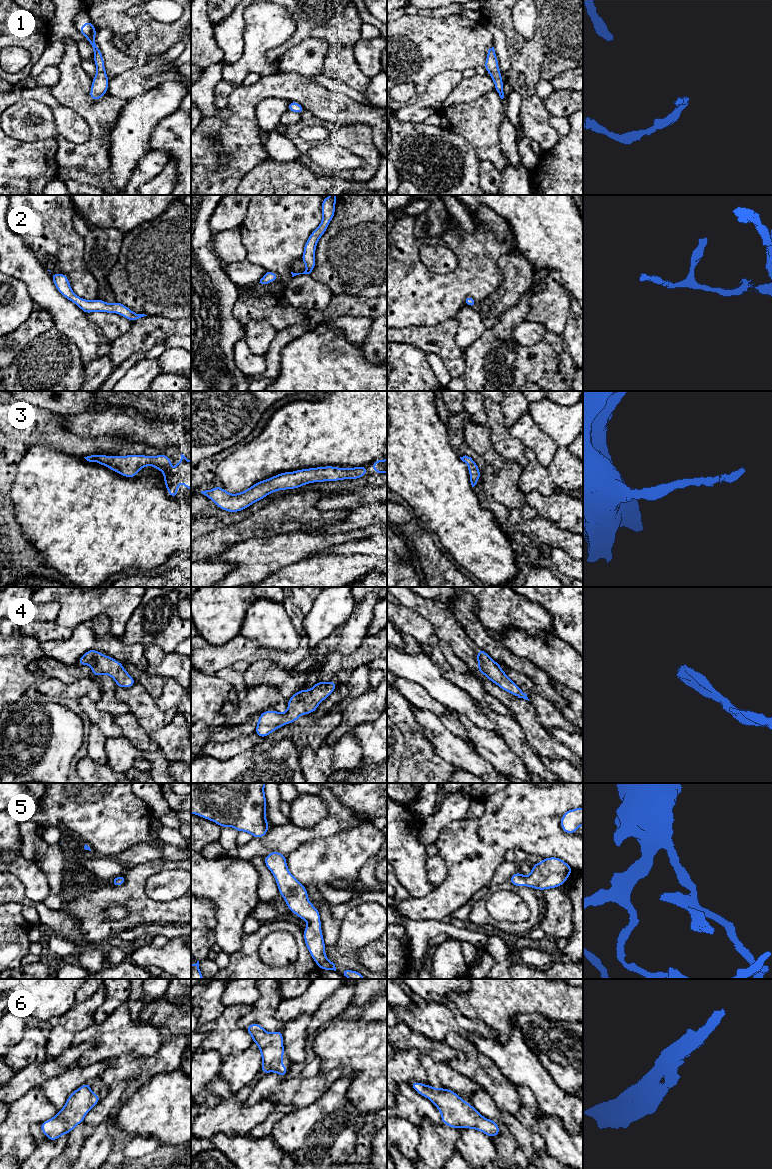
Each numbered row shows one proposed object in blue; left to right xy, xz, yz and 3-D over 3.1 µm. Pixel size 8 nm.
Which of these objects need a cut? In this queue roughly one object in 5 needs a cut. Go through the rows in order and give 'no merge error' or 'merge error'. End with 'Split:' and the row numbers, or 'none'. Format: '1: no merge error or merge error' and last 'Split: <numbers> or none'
1: no merge error
2: no merge error
3: no merge error
4: no merge error
5: no merge error
6: no merge error
Split: none

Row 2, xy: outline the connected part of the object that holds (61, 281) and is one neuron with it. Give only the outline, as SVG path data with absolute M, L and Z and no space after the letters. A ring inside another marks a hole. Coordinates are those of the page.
M53 273L51 274L51 277L59 293L69 301L75 303L86 314L96 311L105 312L105 313L116 313L129 319L131 322L134 322L141 317L147 316L145 314L134 313L131 309L129 309L127 306L123 305L122 303L119 303L118 301L109 304L98 298L91 301L85 300L81 297L78 297L73 292L69 283L69 279L65 274Z

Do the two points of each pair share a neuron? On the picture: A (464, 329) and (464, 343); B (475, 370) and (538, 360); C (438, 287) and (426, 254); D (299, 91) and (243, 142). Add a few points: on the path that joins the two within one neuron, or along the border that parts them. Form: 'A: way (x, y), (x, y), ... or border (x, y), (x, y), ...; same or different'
A: way (464, 332), (464, 340); same
B: border (518, 344), (515, 347), (513, 380); different
C: border (419, 253), (433, 272), (456, 268); different
D: way (277, 90), (262, 90), (243, 109), (243, 120); same

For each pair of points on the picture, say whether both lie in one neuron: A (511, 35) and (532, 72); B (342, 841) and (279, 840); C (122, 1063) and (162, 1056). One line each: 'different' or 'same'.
A: same
B: different
C: same

